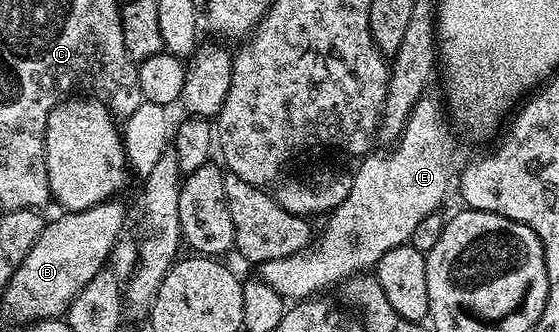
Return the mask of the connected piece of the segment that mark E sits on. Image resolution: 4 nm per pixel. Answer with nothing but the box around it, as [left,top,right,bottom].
[256,97,457,303]

